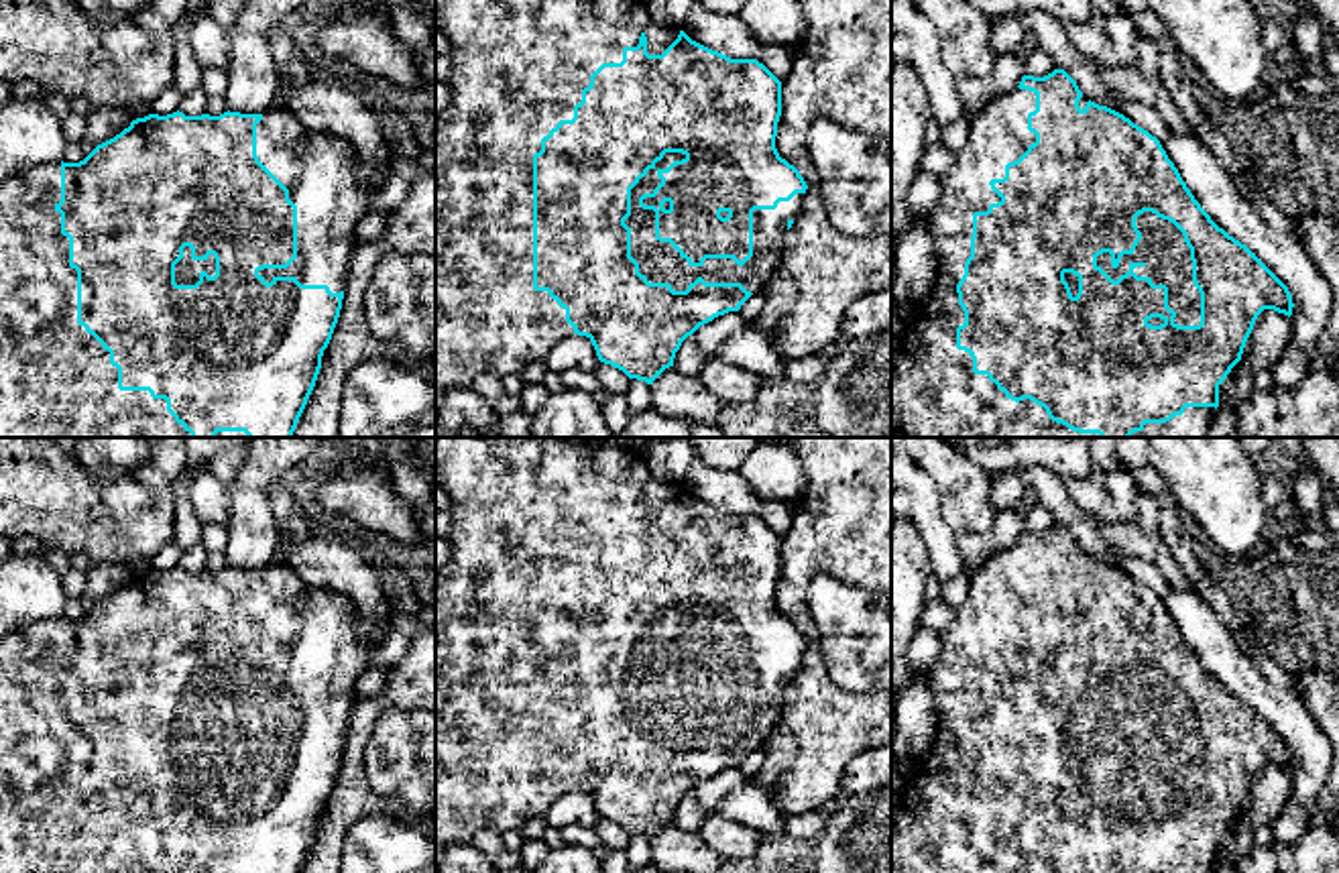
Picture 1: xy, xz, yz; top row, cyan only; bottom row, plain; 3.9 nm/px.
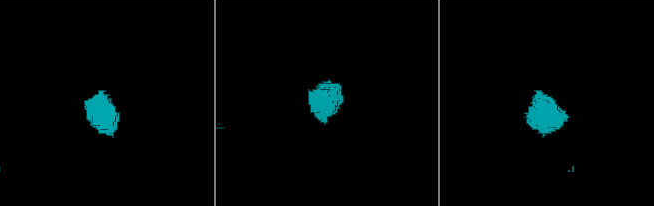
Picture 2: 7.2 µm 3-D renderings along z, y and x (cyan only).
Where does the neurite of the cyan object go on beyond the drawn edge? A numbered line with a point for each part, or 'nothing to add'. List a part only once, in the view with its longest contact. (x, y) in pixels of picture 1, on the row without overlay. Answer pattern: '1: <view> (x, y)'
1: xz (658, 717)

